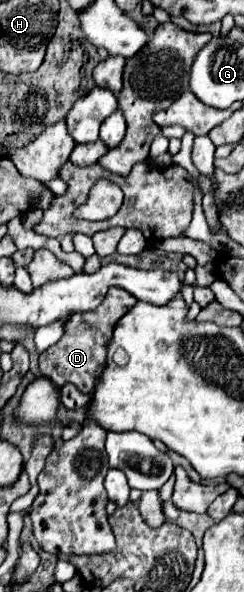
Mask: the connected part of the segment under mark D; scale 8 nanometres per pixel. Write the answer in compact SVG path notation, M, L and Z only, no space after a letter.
M111 287L97 309L87 313L75 313L71 321L65 325L67 329L61 341L41 353L39 357L41 373L49 377L55 385L73 383L81 393L91 393L95 389L95 379L99 379L99 373L103 373L103 363L107 359L107 343L111 339L111 331L115 323L125 315L125 311L131 309L135 303L137 299L131 293L119 287Z

